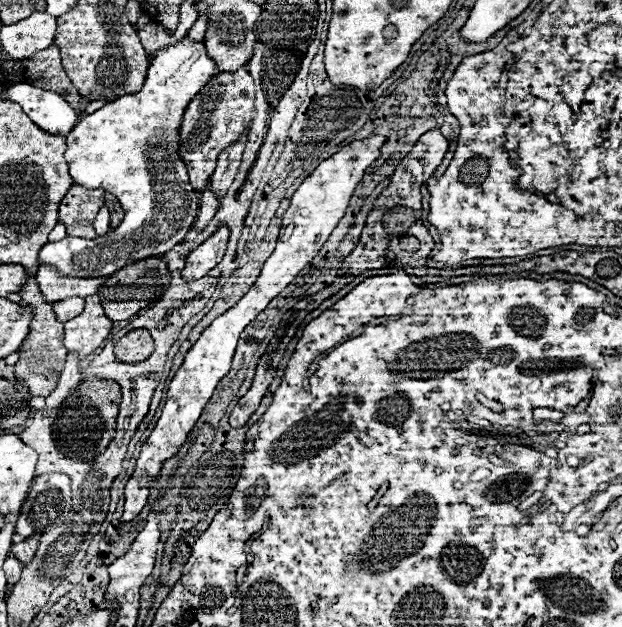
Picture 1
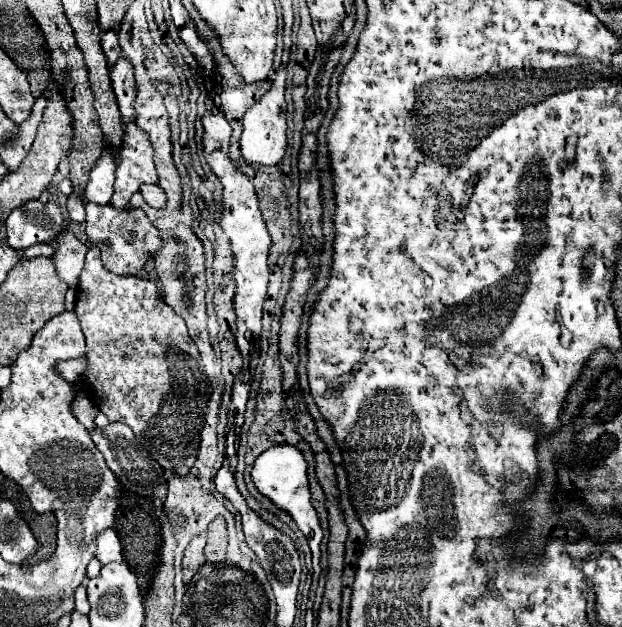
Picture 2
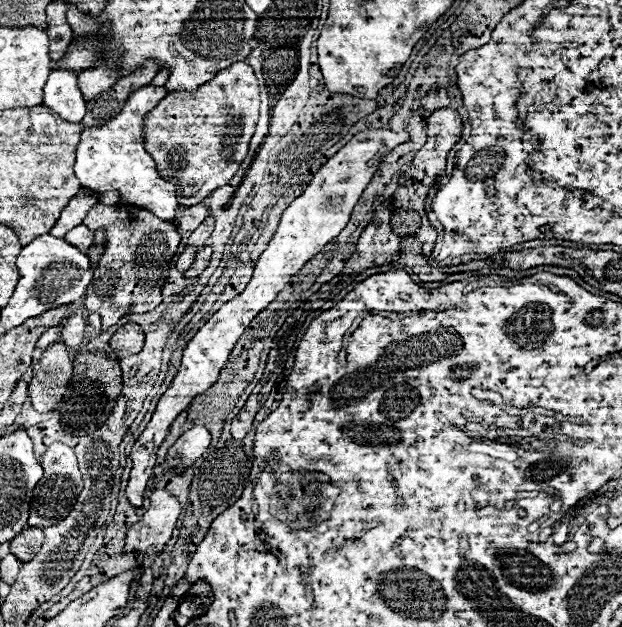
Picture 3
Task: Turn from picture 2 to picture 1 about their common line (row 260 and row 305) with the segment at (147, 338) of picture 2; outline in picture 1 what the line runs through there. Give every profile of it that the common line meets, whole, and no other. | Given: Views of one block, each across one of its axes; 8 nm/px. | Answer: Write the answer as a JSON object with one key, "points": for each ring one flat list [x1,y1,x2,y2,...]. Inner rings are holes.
{"points":[[94,294,84,300,84,312,64,322,64,346,68,352,78,354,80,360,96,352,104,340,108,340,108,334,112,330,112,320,104,314,100,296]]}

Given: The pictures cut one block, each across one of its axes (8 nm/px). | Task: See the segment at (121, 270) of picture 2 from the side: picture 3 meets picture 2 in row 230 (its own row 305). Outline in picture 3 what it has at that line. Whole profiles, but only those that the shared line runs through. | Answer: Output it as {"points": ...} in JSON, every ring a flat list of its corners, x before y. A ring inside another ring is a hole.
{"points":[[94,204,88,210,84,224,90,230,106,230,106,248,94,270,94,280,86,290,86,308,88,312,98,312,102,316,102,330,108,330,126,314,154,310,162,302,162,286,180,244,180,232,174,222,164,222,152,212,132,206]]}

